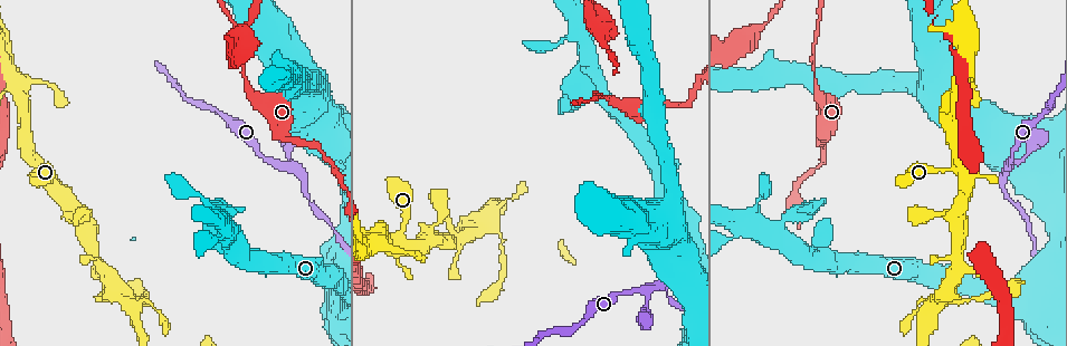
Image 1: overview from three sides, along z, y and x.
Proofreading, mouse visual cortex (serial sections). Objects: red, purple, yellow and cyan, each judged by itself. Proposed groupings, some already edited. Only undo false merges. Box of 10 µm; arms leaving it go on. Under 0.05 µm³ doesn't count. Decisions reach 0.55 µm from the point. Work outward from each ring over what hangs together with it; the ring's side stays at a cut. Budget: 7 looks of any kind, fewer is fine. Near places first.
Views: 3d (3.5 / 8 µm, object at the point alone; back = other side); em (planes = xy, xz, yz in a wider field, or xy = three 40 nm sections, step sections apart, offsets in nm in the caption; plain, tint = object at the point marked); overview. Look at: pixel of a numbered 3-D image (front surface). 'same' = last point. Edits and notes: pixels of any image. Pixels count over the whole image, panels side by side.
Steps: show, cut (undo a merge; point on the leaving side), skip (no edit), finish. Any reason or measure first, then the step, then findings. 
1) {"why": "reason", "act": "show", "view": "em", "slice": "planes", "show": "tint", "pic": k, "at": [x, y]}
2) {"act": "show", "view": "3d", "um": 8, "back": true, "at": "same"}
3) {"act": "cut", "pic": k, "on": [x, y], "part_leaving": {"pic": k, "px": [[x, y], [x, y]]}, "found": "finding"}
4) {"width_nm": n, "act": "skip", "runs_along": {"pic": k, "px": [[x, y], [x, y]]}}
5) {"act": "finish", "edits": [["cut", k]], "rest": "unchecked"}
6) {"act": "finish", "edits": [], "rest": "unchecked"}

{"act": "show", "view": "3d", "um": 3.5, "pic": 1, "at": [817, 88]}

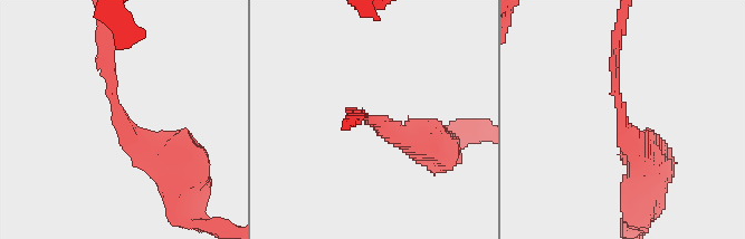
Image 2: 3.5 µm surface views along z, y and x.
{"why": "shape alone is not enough", "act": "show", "view": "em", "slice": "xy", "step": 3, "show": "tint", "pic": 2, "at": [378, 121]}

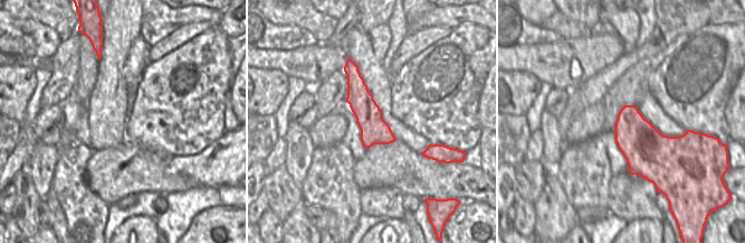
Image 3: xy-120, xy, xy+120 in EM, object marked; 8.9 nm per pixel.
{"why": "another direction", "act": "show", "view": "em", "slice": "xy", "step": 2, "show": "tint", "at": "same"}

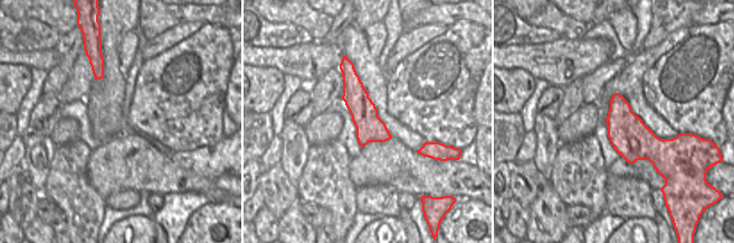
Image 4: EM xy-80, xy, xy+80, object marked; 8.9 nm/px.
{"act": "skip", "runs_along": {"pic": 4, "px": [[348, 64], [358, 103], [387, 137]]}, "found": "one cell here"}

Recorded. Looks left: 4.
{"act": "show", "view": "3d", "um": 3.5, "pic": 1, "at": [675, 205]}

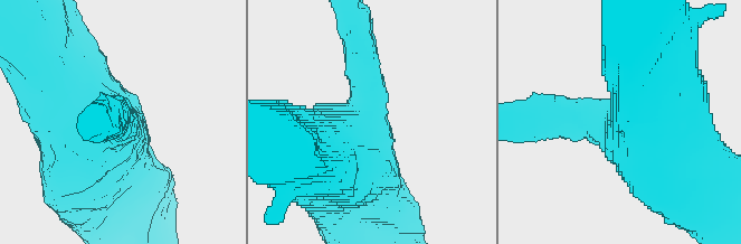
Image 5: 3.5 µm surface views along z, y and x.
{"why": "shape alone is not enough", "act": "show", "view": "em", "slice": "xy", "step": 3, "show": "tint", "pic": 5, "at": [371, 114]}

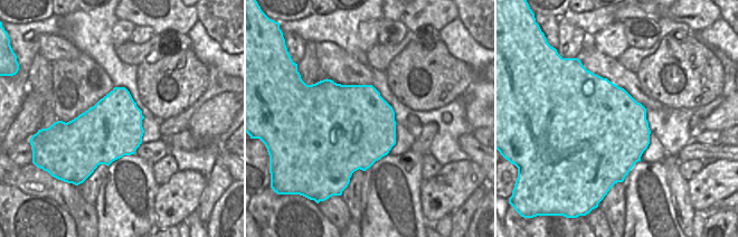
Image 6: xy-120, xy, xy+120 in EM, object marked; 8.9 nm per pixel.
{"width_nm": 800, "act": "skip", "runs_along": {"pic": 5, "px": [[705, 186], [648, 131], [663, 65]]}, "found": "continuous, no second cell"}

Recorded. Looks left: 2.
{"act": "finish", "edits": [], "rest": "unchecked"}

